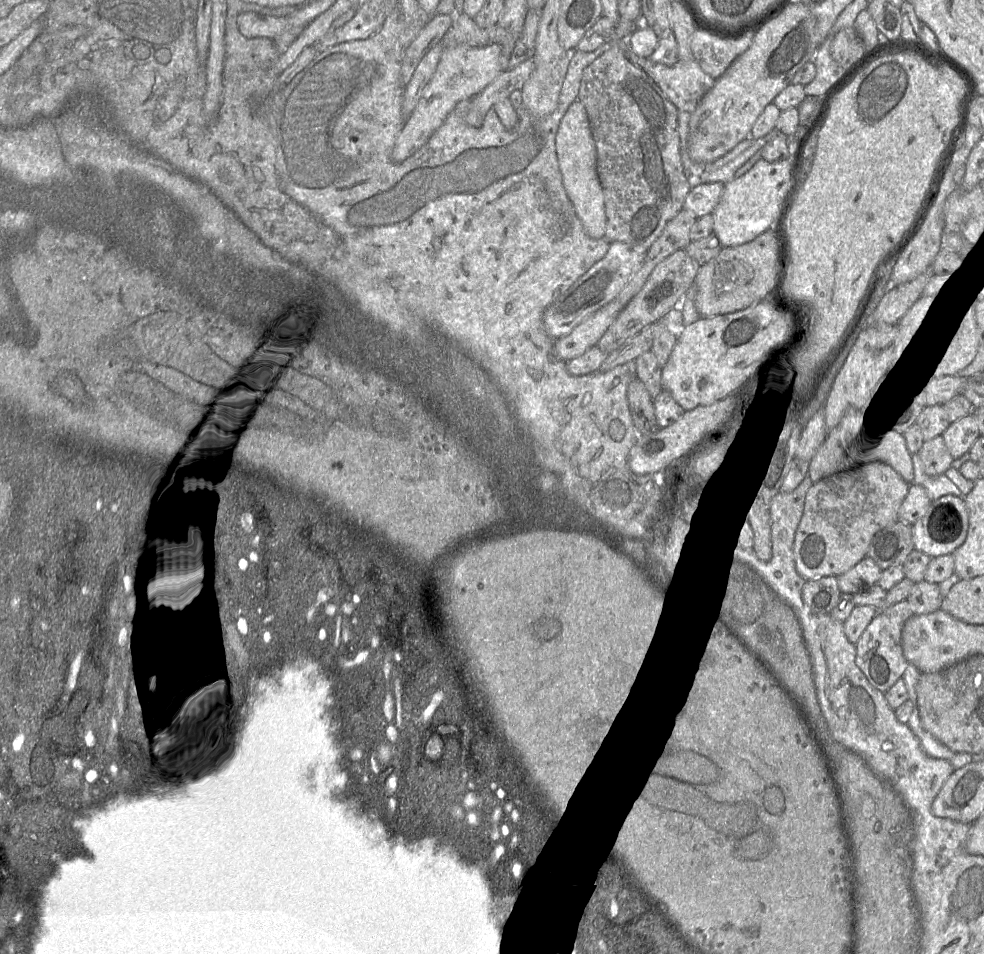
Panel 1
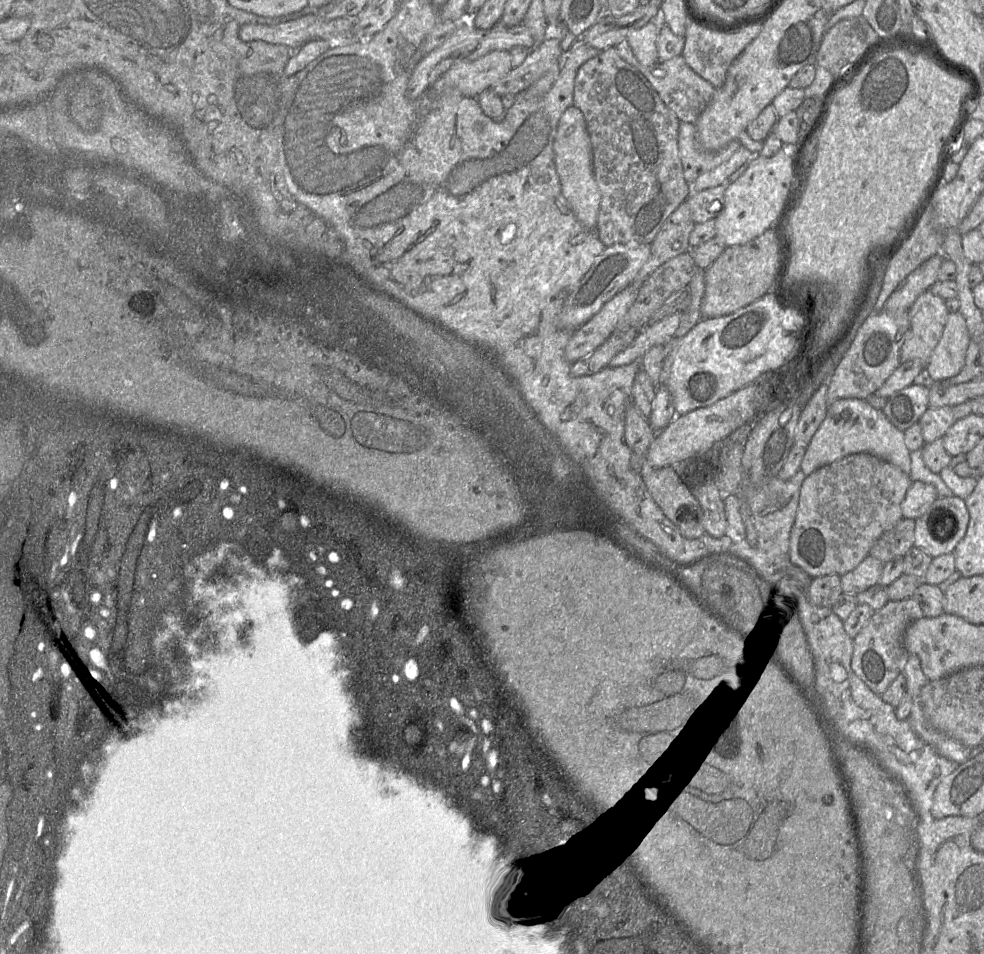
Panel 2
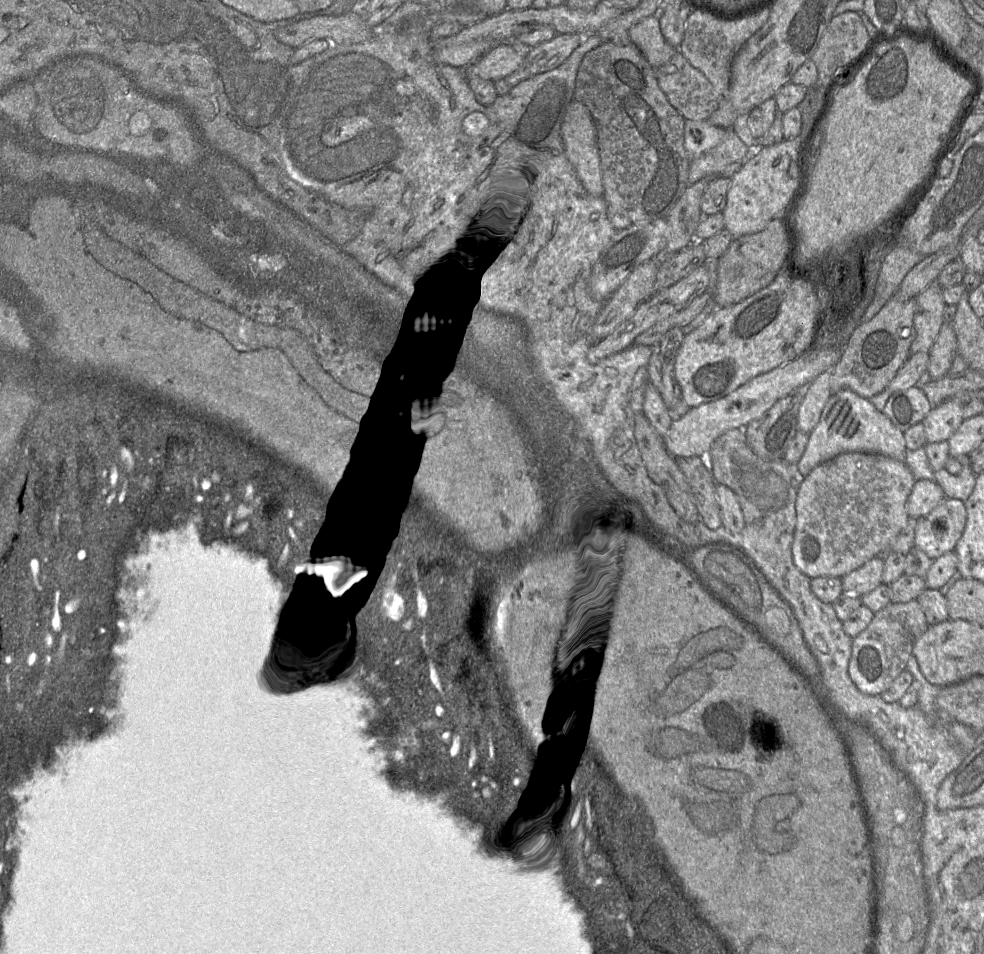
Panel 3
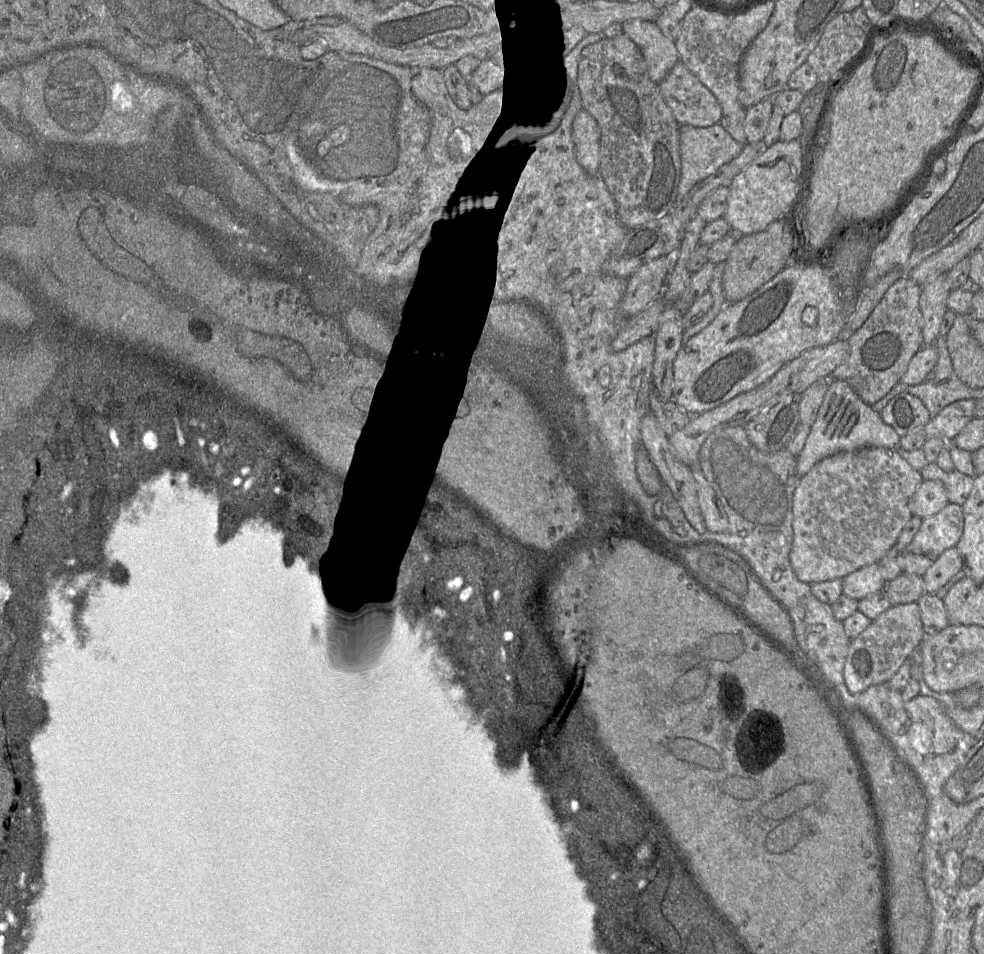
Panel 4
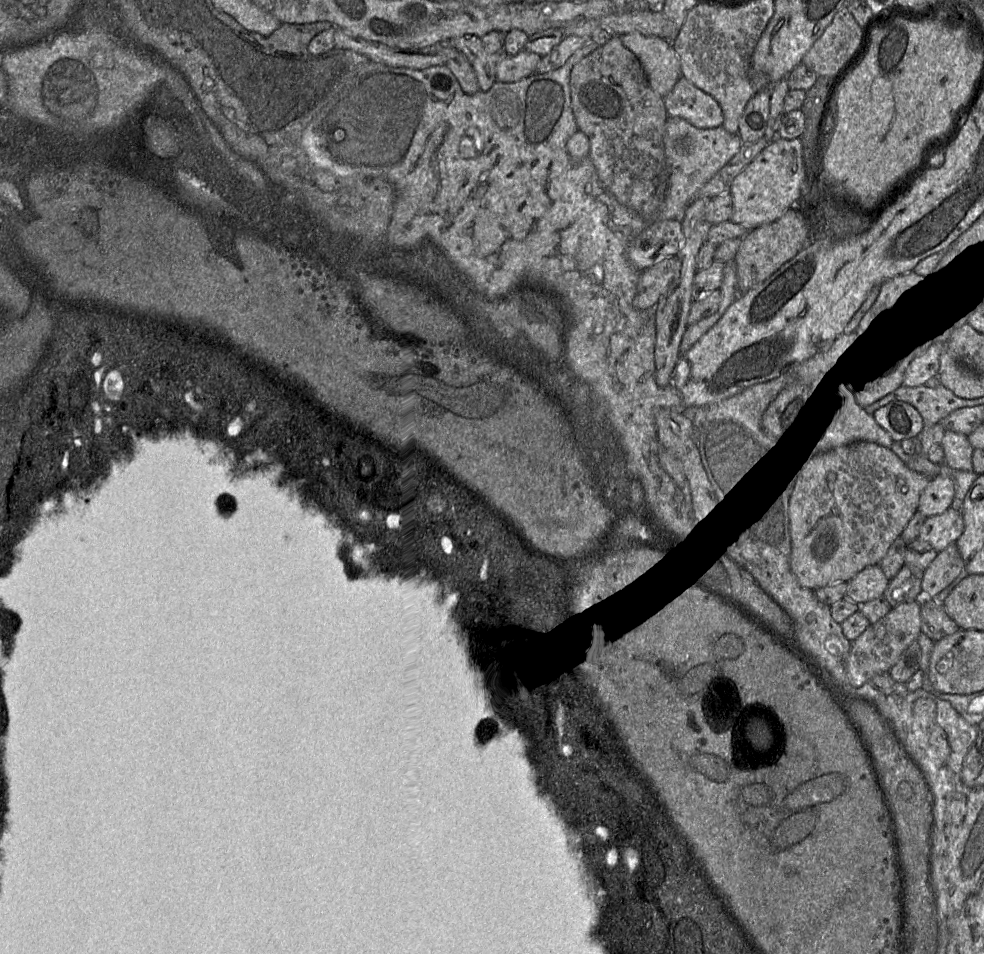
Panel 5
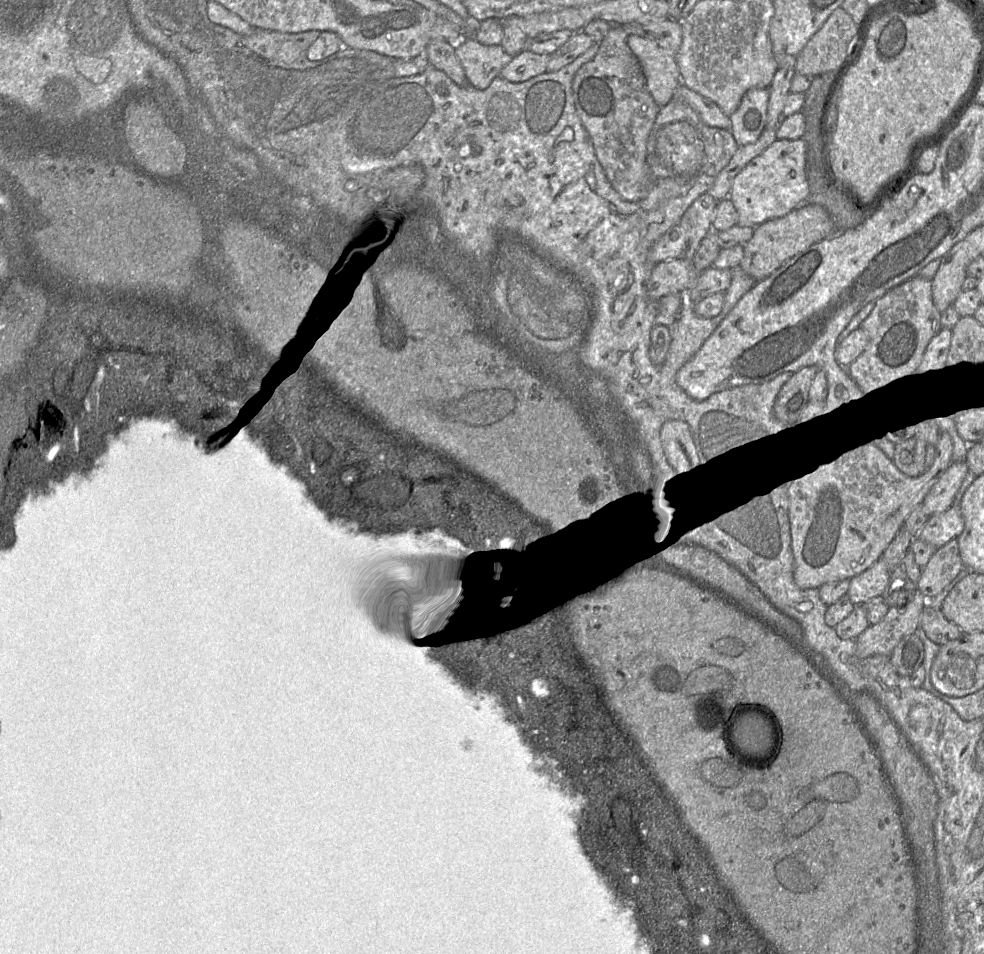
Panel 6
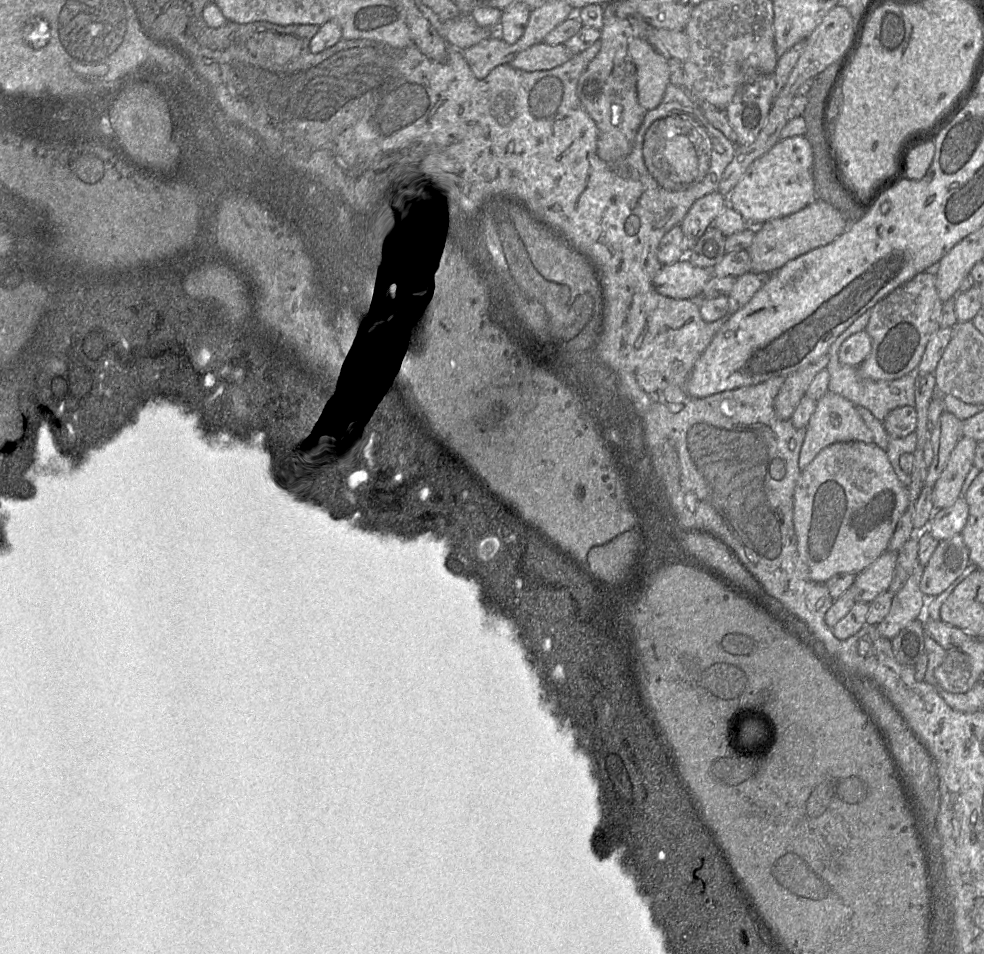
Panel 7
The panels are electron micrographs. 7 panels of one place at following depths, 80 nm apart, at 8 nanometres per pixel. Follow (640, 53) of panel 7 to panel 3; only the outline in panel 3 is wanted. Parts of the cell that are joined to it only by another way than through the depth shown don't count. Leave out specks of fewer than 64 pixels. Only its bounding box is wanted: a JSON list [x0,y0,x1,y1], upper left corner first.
[627,15,678,69]

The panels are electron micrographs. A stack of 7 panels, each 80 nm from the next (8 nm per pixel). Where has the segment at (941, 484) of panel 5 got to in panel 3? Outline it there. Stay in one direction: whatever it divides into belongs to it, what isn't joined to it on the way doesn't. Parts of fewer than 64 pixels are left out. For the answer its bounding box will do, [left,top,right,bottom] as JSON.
[907,480,945,518]

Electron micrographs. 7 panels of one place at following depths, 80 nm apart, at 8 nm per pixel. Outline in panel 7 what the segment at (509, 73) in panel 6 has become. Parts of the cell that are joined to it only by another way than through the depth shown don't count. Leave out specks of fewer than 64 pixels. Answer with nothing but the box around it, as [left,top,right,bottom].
[516,35,573,70]

